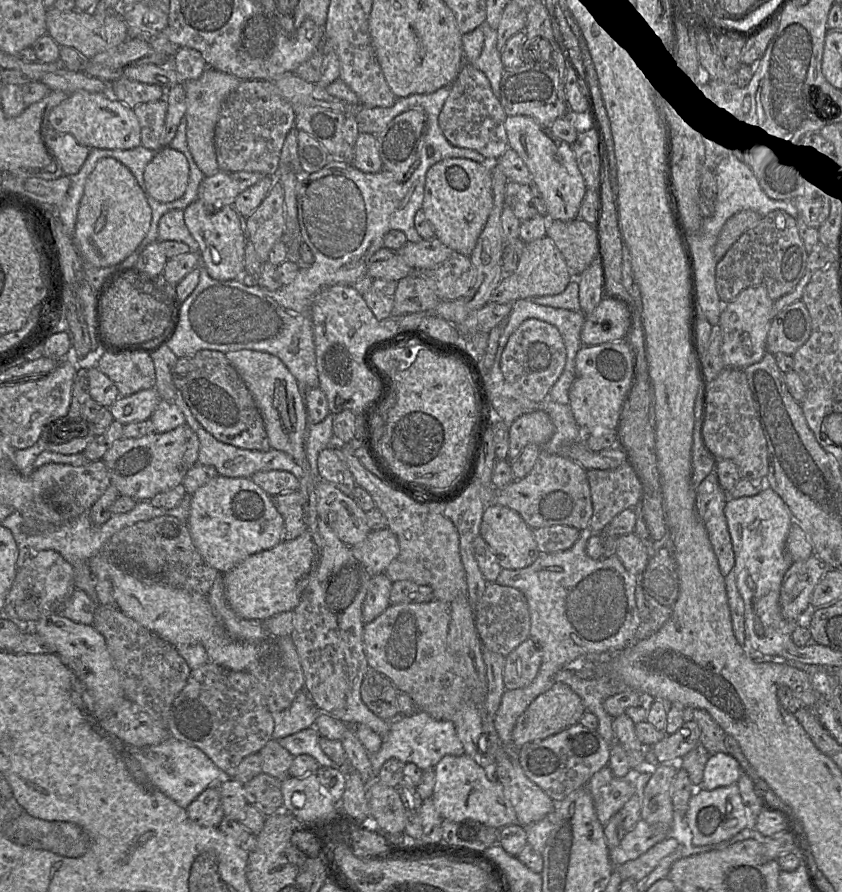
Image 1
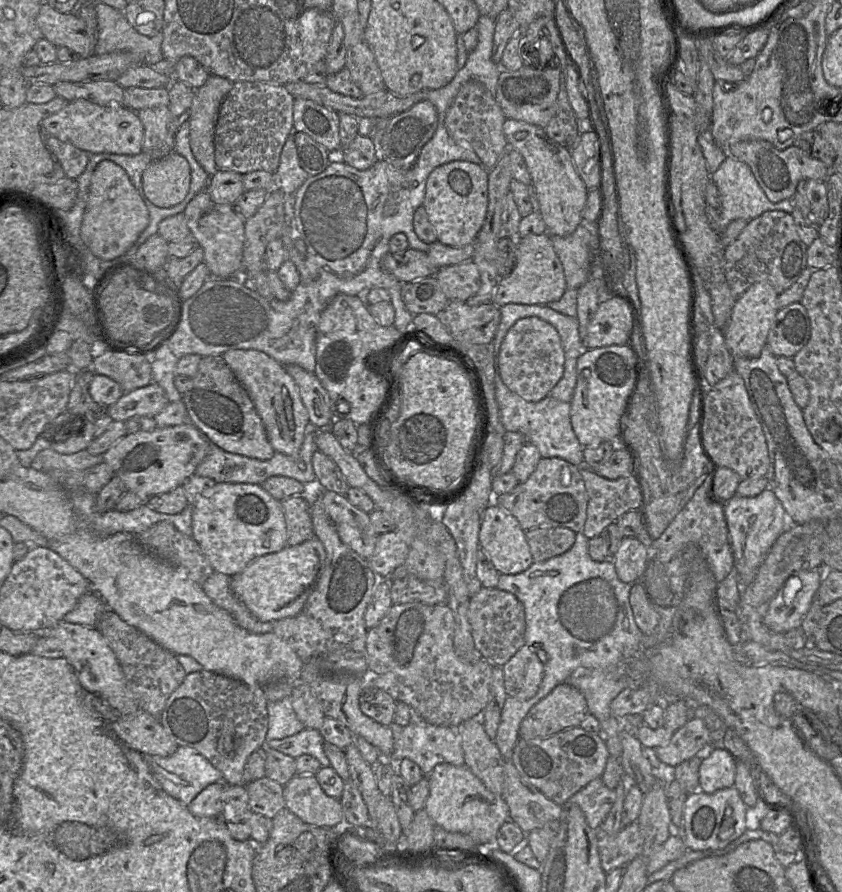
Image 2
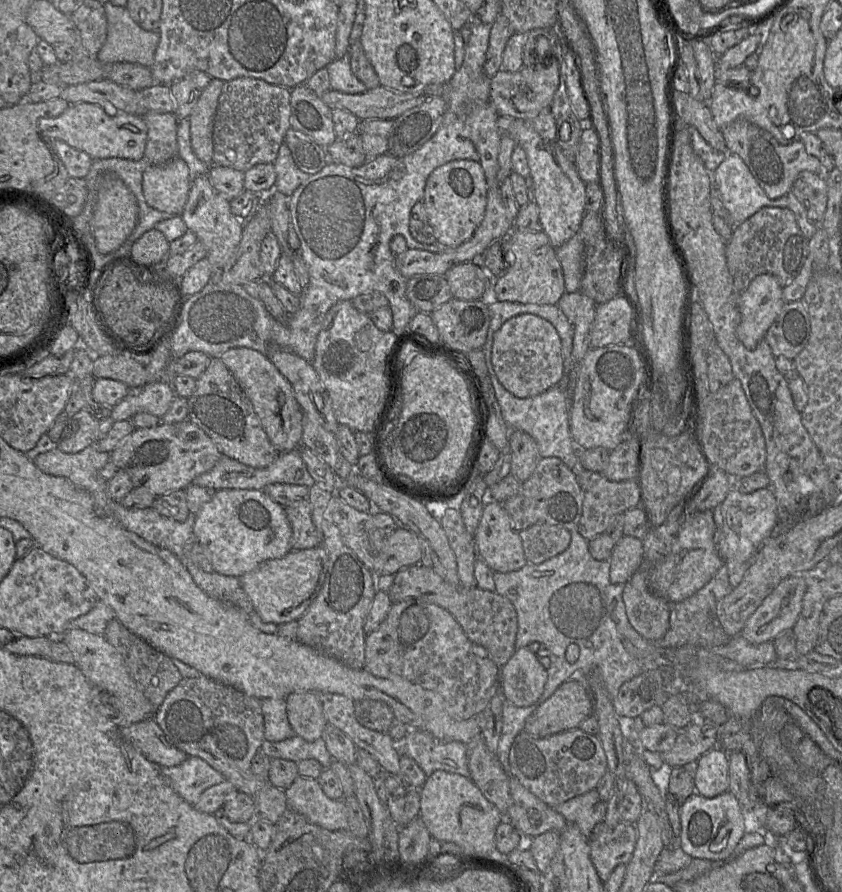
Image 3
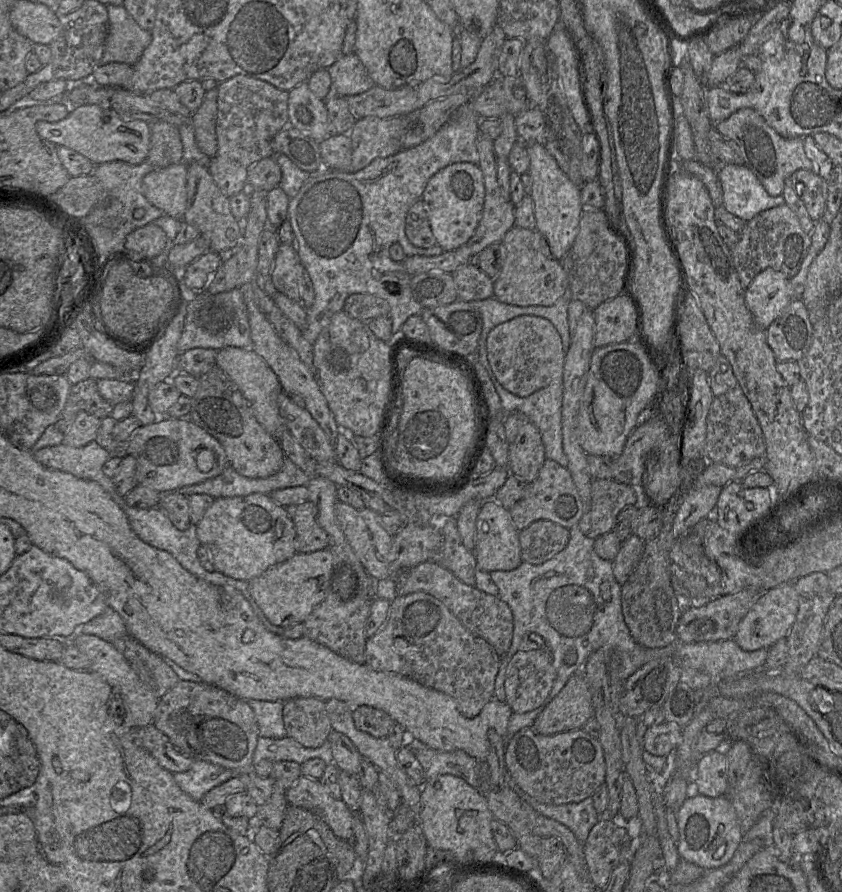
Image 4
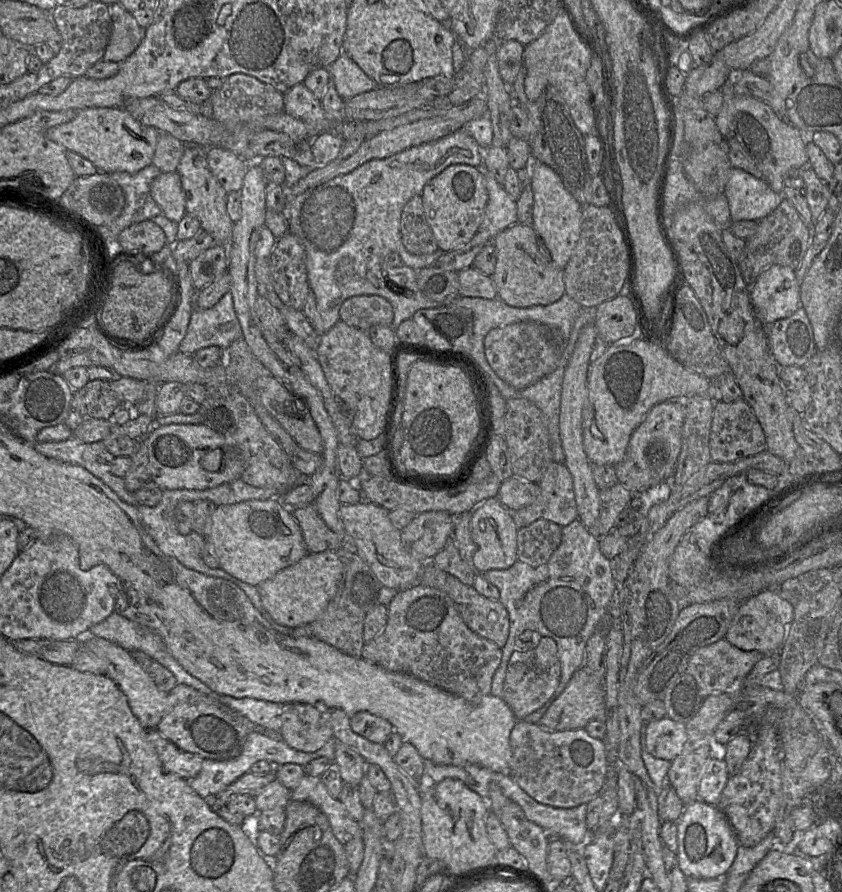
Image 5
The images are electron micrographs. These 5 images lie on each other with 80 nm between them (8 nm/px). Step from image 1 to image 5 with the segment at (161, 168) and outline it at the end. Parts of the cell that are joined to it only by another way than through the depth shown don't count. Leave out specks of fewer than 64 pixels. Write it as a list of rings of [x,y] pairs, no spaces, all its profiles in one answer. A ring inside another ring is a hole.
[[[177,171],[161,172],[150,185],[150,194],[159,205],[162,214],[178,223],[187,213],[185,193]]]

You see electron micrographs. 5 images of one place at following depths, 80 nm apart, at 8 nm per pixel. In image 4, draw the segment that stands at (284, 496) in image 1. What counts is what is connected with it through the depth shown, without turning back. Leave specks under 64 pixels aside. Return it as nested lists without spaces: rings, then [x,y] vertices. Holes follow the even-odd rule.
[[[307,500],[289,505],[286,511],[295,526],[295,549],[298,553],[312,553],[328,549],[329,538],[316,520],[316,507]]]

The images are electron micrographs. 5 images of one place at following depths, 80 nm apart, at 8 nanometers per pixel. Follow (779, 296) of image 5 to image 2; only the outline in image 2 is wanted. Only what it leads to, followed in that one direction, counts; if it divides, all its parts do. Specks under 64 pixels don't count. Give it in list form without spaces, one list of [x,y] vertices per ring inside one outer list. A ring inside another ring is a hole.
[[[766,281],[751,285],[736,299],[728,324],[722,330],[726,346],[733,358],[756,358],[767,344],[767,336],[772,327],[778,307],[778,295]]]

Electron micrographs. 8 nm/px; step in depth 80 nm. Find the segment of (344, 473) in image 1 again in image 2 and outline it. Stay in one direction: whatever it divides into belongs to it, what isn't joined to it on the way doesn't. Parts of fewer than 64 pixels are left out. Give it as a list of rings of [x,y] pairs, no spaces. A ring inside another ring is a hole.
[[[316,450],[312,456],[312,466],[320,490],[333,491],[346,495],[350,485],[337,464],[327,455]]]

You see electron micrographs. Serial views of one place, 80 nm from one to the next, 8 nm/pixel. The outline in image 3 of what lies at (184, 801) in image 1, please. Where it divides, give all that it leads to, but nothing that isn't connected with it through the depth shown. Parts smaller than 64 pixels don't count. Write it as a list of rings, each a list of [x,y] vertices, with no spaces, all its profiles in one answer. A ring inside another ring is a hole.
[[[188,756],[174,767],[160,767],[160,773],[167,784],[193,806],[206,789],[226,780],[207,762],[194,756]]]

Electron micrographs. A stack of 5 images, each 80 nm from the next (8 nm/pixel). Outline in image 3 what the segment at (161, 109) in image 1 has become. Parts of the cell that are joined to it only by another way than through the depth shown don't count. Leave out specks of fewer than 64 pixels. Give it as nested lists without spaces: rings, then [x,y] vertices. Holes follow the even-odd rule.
[[[146,112],[142,116],[147,126],[144,158],[150,165],[161,165],[178,156],[178,118],[174,113]]]

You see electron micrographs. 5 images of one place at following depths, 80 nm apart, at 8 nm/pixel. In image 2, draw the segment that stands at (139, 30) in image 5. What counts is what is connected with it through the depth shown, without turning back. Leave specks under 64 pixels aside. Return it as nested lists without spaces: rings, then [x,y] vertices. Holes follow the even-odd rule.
[[[107,4],[95,5],[98,19],[98,34],[94,55],[114,51],[129,51],[140,56],[142,64],[154,66],[162,61],[163,34],[154,36],[140,34],[127,21],[122,11]]]

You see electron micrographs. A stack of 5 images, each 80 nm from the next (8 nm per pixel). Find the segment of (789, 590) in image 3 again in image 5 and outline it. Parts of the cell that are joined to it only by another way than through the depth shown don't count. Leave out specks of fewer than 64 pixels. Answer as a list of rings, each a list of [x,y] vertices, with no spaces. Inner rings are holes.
[[[766,589],[740,603],[725,639],[744,651],[756,650],[763,655],[780,653],[793,619],[792,604],[781,598],[775,589]]]

